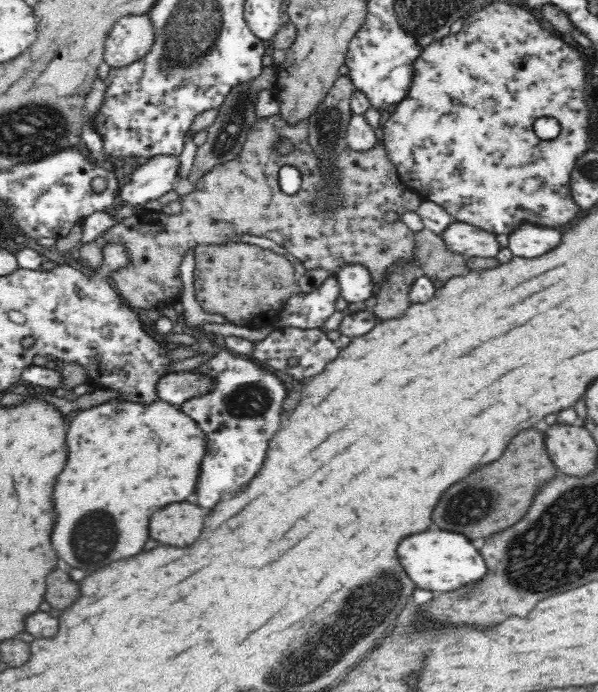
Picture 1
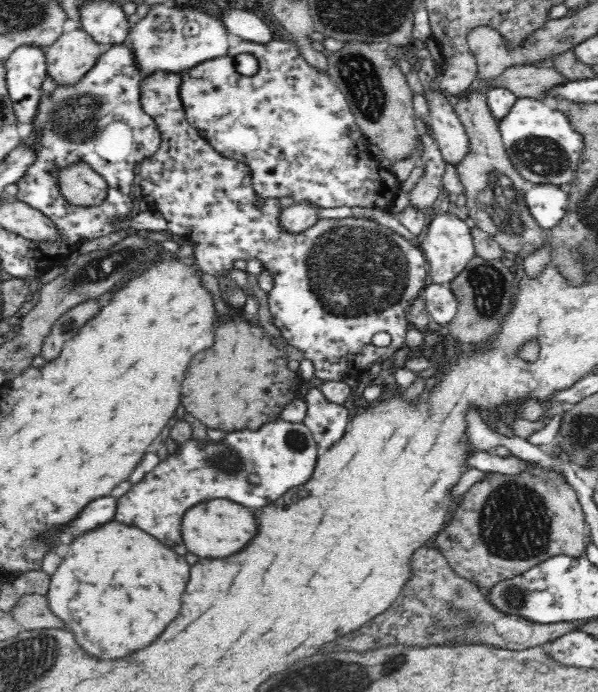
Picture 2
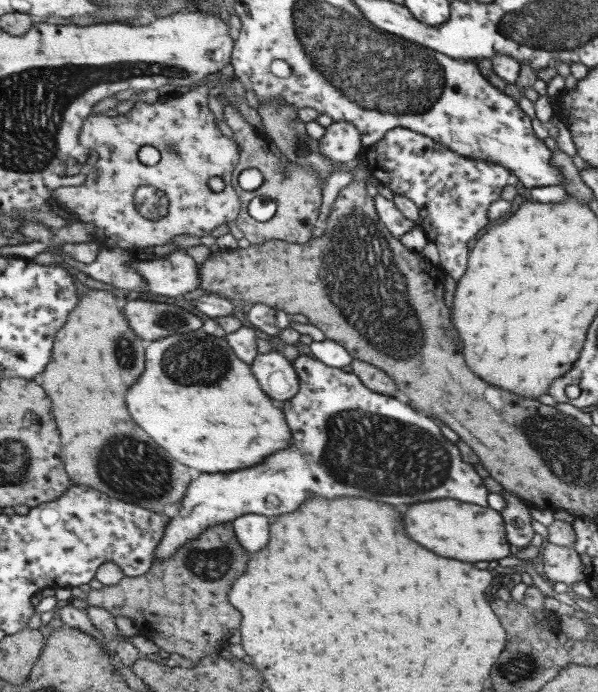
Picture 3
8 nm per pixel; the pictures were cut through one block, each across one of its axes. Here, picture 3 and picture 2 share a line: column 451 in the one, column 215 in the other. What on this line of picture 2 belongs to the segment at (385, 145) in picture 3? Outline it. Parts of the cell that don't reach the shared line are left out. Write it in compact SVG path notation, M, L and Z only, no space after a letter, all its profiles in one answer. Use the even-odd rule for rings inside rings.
M154 72L148 77L141 80L140 88L140 104L142 110L150 115L154 122L158 125L160 136L162 137L162 144L158 148L158 152L150 158L146 158L140 164L138 170L138 178L140 178L139 185L142 187L143 200L149 206L150 210L159 212L167 222L167 233L172 237L186 237L195 244L194 258L199 266L199 270L203 273L210 274L218 280L220 294L223 300L230 304L233 309L239 309L243 295L238 292L235 281L228 274L234 268L236 260L248 261L251 258L258 258L266 269L272 271L274 275L274 288L268 293L267 303L270 311L270 321L278 328L279 334L286 339L287 344L294 346L302 352L304 359L310 360L314 365L314 377L319 378L323 382L347 382L348 379L359 379L361 375L368 374L370 369L375 365L385 365L389 362L396 349L402 347L406 342L406 329L409 327L409 319L406 318L406 308L410 305L410 300L416 298L420 294L420 290L424 288L429 282L429 274L427 269L426 257L424 256L422 248L413 240L408 240L394 229L388 229L381 226L374 217L348 217L340 220L333 218L326 220L318 220L302 234L286 234L281 231L278 226L279 214L282 208L279 206L278 198L262 199L259 198L256 189L254 189L251 181L250 169L241 162L232 158L224 158L218 151L214 150L204 138L197 133L197 130L187 121L184 105L182 104L182 95L180 90L182 86L182 75L180 73L170 72ZM377 332L388 332L391 336L391 343L387 347L376 347L372 343L372 338Z

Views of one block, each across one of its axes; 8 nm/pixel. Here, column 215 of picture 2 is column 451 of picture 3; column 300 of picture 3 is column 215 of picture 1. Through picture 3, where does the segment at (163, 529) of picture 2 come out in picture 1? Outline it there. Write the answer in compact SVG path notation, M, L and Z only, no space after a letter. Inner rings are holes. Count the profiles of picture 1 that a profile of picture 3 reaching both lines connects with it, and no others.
M225 349L191 371L205 376L212 384L208 393L190 398L178 406L188 418L198 422L200 430L204 430L206 458L202 460L198 476L196 502L202 508L212 508L224 494L246 486L262 468L268 442L282 428L281 418L286 414L282 406L288 398L288 389L273 372Z

